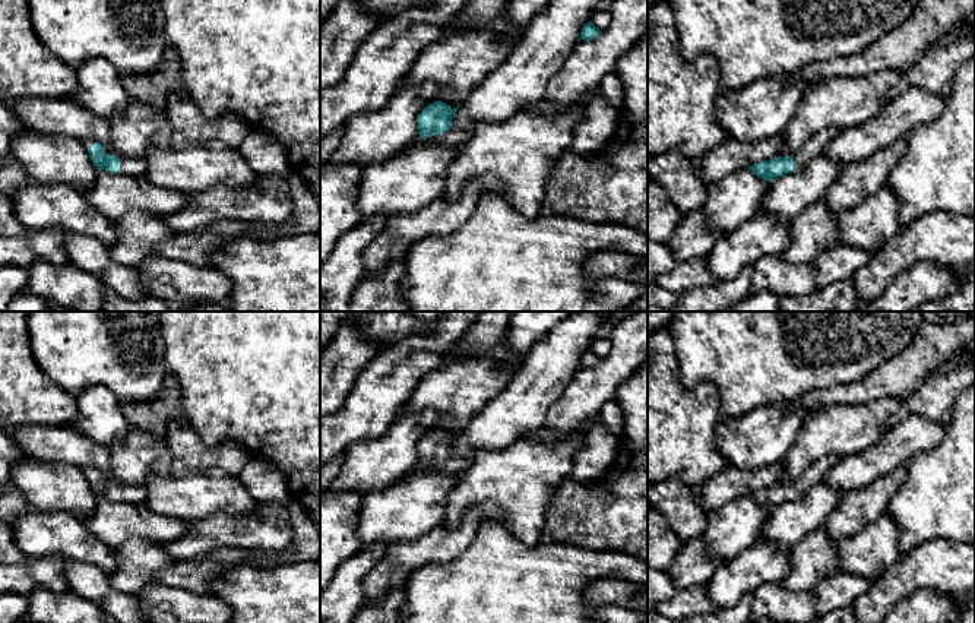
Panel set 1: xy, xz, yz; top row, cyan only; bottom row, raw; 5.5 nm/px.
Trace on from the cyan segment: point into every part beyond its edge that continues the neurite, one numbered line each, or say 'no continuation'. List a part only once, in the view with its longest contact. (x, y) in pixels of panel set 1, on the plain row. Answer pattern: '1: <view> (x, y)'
1: xy (132, 493)

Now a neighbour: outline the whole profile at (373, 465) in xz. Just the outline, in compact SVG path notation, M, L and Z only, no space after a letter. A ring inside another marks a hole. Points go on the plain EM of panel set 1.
M436 412L398 415L387 431L363 443L351 445L344 453L338 477L329 490L333 493L386 490L412 472L418 464L418 442L434 424Z

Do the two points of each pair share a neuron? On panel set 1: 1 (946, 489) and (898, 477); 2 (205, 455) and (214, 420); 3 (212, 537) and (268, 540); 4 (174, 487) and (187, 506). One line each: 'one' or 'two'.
1: two
2: two
3: one
4: one

